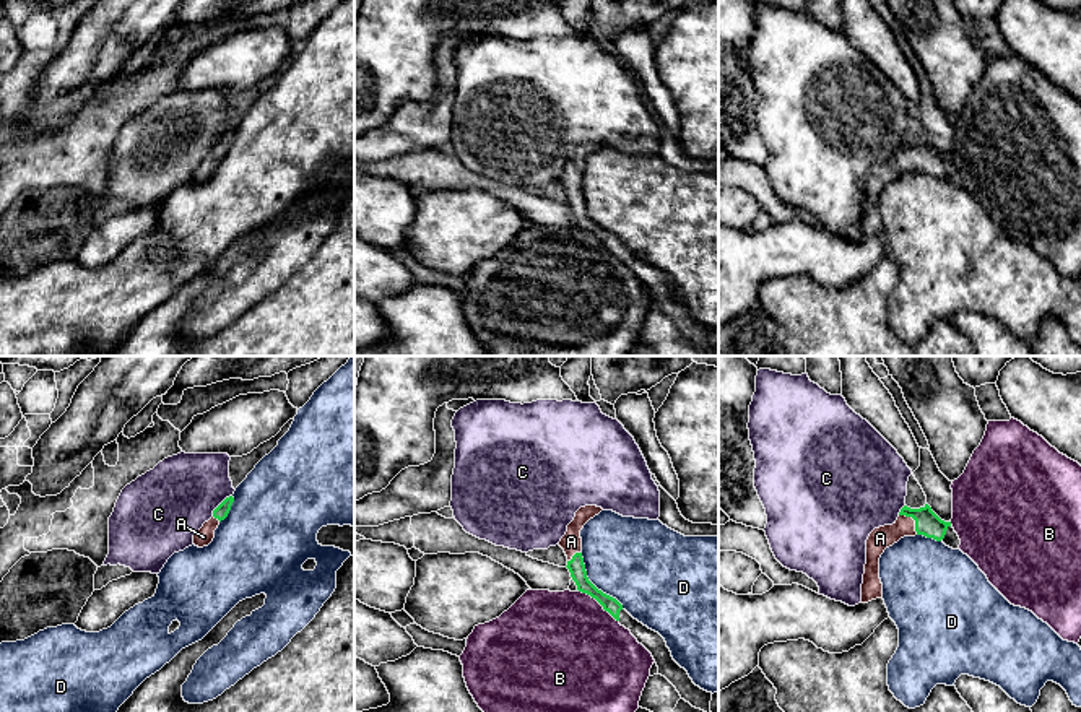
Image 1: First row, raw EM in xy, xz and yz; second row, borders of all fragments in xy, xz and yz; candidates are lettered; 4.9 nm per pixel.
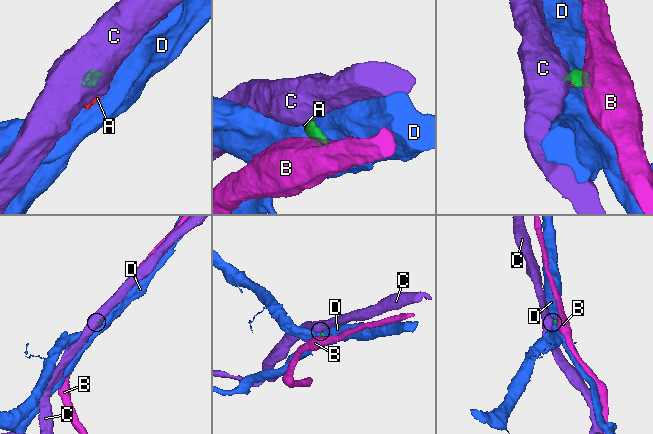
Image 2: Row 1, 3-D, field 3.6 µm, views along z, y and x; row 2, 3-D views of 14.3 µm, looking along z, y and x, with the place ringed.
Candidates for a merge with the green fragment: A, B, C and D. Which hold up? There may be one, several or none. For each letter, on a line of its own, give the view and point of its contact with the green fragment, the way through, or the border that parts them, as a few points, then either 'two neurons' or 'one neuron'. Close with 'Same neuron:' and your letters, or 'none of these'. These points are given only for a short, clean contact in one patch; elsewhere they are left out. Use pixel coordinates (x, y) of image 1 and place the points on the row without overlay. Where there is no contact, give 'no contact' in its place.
A: contact yz (914, 155); way yz (927, 158), (914, 155), (880, 174); one neuron
B: contact xz (599, 238); border xz (577, 225), (589, 230), (618, 257); two neurons
C: contact xy (220, 140); border xy (231, 130), (212, 151); two neurons
D: contact xz (592, 220); two neurons
Same neuron: A

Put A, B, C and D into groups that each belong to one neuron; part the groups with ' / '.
A / B / C / D

